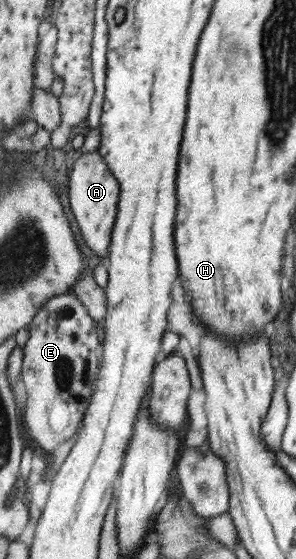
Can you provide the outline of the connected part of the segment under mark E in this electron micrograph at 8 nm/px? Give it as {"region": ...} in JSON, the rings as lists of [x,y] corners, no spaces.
{"region":[[[64,293],[49,298],[30,319],[27,325],[28,338],[21,347],[23,354],[21,360],[21,373],[19,382],[22,382],[26,405],[21,413],[24,426],[28,429],[28,437],[32,439],[40,449],[51,452],[56,446],[66,442],[80,429],[82,416],[97,379],[99,369],[100,328],[86,312],[85,306],[75,296]]]}

